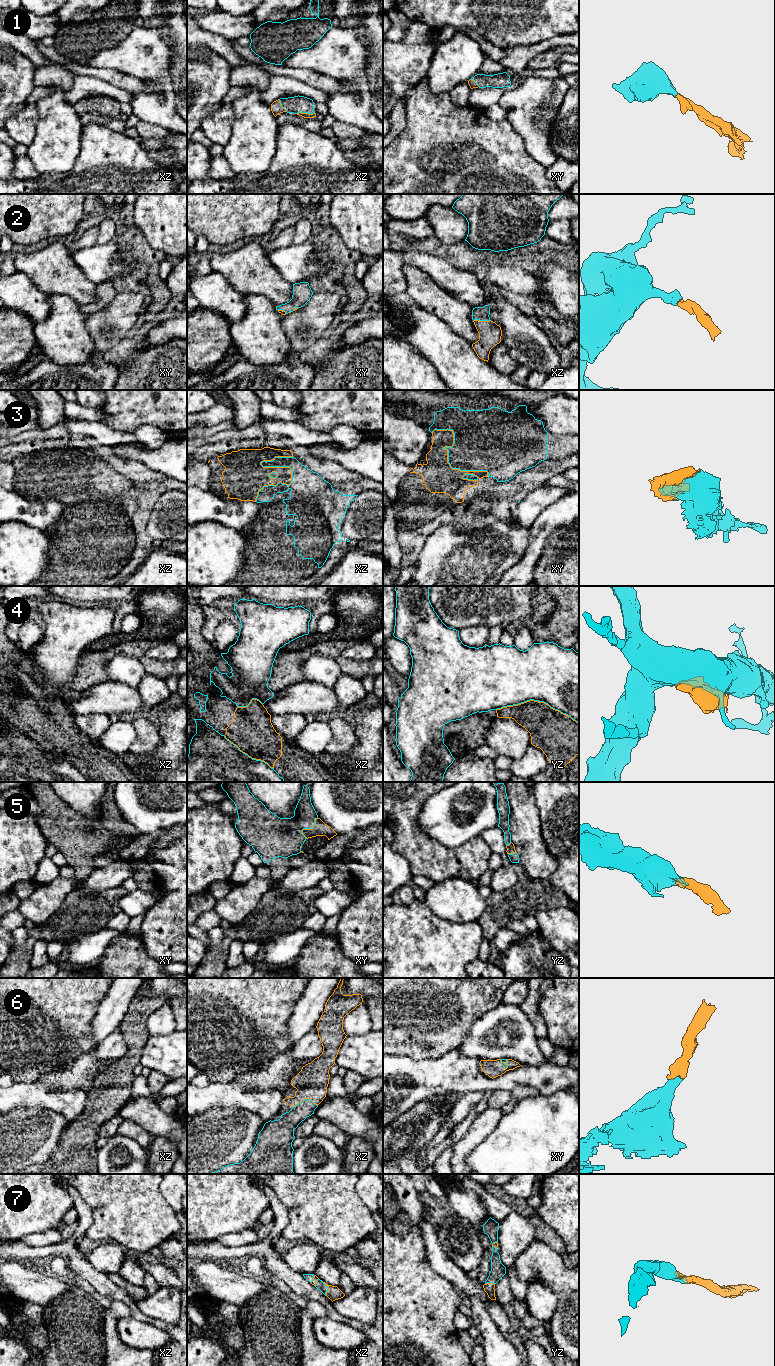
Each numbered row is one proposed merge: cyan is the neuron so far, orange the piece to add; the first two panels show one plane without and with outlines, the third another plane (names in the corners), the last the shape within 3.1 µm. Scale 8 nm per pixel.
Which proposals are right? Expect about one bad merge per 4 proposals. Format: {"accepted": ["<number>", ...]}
{"accepted": ["1", "2", "3", "5", "6", "7"]}

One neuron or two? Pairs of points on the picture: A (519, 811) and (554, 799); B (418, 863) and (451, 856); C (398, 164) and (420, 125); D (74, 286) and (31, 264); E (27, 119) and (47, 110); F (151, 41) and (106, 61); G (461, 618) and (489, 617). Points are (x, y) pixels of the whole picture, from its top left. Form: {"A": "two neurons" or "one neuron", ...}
{"A": "two neurons", "B": "one neuron", "C": "one neuron", "D": "one neuron", "E": "two neurons", "F": "one neuron", "G": "one neuron"}

